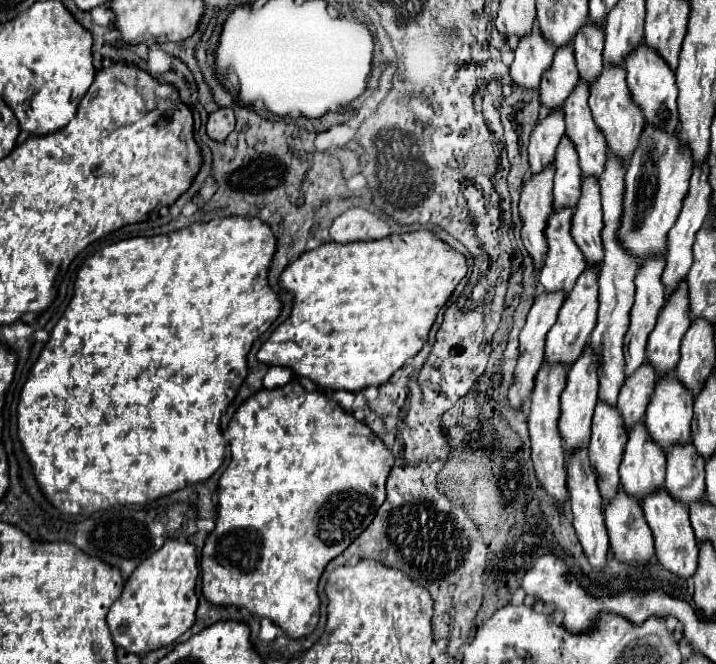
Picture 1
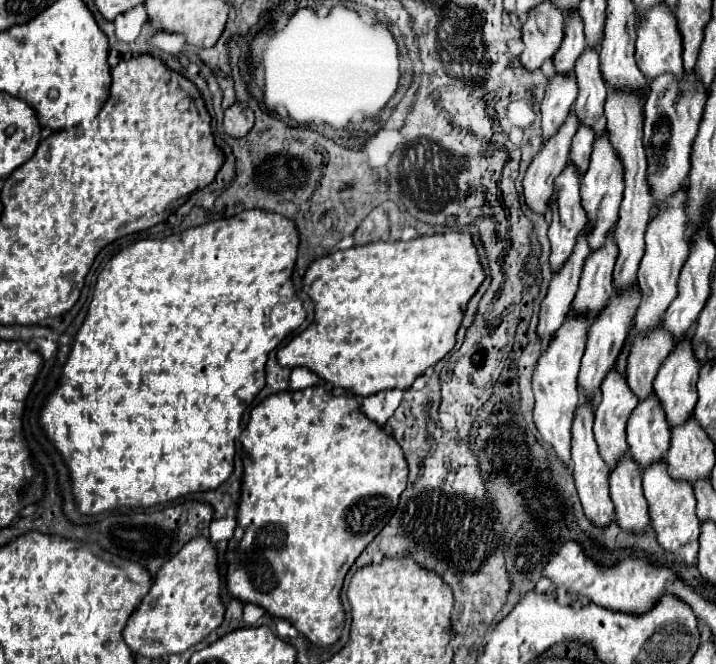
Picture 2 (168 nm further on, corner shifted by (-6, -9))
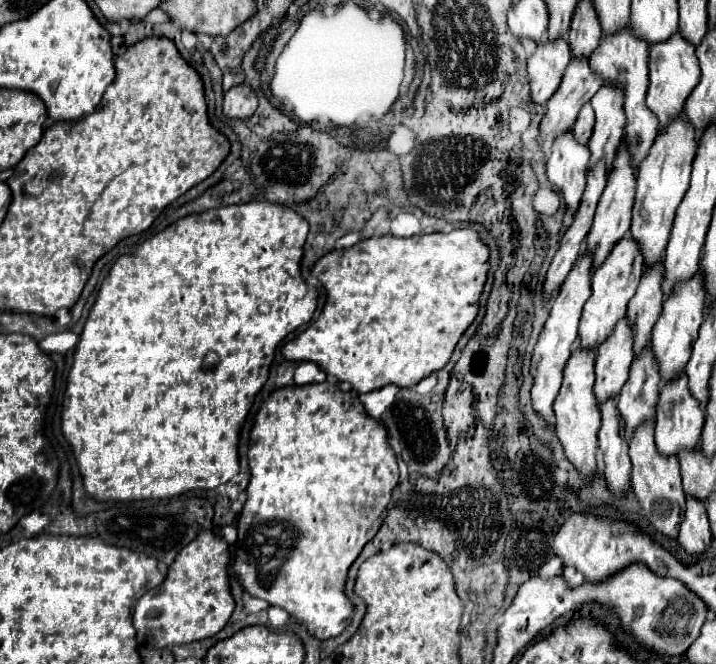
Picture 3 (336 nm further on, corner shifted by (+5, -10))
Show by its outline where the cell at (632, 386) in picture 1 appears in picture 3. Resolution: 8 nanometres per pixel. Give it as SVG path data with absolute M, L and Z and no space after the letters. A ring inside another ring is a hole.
M659 264L641 278L641 284L629 302L627 320L633 326L633 334L635 334L633 336L635 356L639 356L649 346L653 326L661 316L661 306L663 306L661 280L663 280L663 270Z

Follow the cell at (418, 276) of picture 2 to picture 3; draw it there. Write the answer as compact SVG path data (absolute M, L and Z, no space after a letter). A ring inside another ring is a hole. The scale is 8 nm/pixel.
M473 228L451 230L447 234L445 232L419 234L419 236L411 236L411 238L395 238L389 234L387 236L373 236L373 238L361 240L355 246L345 248L345 250L331 250L329 254L319 258L311 270L311 274L321 282L321 286L327 292L327 302L321 310L321 316L305 332L301 332L295 340L287 342L281 348L281 354L285 360L293 360L293 362L315 362L327 376L333 376L341 382L349 382L355 392L371 392L371 390L383 388L387 384L411 388L421 378L429 376L431 372L441 370L447 364L457 340L461 338L461 334L467 330L467 326L473 322L473 318L477 314L477 300L483 292L483 284L487 280L487 270L489 270L489 248L481 242L479 234Z

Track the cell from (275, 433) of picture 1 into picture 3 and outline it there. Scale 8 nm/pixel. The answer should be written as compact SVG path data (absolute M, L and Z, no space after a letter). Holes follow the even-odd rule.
M319 382L319 384L307 384L307 386L285 386L285 388L271 392L271 396L261 404L259 412L255 414L249 438L251 438L251 444L249 444L247 458L249 458L251 478L249 478L249 486L247 486L247 500L237 518L239 538L233 546L233 552L235 552L235 560L233 560L233 568L231 568L233 576L239 580L239 584L243 586L243 590L247 594L269 602L269 606L279 606L279 608L287 610L289 616L293 616L297 622L305 624L307 632L313 638L317 638L317 640L335 638L345 630L345 626L349 624L349 618L353 614L353 606L347 600L347 596L343 594L347 570L353 564L353 560L359 556L363 546L377 534L379 526L383 524L383 518L387 514L387 504L391 498L391 490L399 482L397 458L395 458L395 452L391 450L391 446L387 444L387 432L377 420L367 416L365 408L357 396L353 396L351 392L343 392L337 384Z

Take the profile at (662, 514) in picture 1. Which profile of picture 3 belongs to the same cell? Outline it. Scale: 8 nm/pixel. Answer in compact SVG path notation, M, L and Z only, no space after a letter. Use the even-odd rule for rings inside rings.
M645 422L637 432L633 432L629 444L629 456L633 464L631 472L631 486L633 492L643 506L645 518L651 520L653 528L667 538L677 538L681 516L685 510L685 492L681 486L679 476L679 460L677 458L663 458L653 442L653 422Z

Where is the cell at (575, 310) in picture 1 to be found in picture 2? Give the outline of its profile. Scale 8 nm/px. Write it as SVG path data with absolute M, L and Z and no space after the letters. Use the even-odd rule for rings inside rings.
M610 231L606 243L600 249L592 251L584 261L580 287L574 297L574 313L594 319L602 311L604 303L608 303L608 299L614 293L612 271L614 271L616 257L618 257L618 249Z

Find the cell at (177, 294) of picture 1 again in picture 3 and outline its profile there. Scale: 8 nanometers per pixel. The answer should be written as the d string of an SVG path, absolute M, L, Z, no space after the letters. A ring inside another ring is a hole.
M271 202L233 204L201 214L185 216L139 244L131 254L121 256L109 270L109 276L99 288L97 300L87 316L79 344L75 346L73 366L67 376L65 402L61 412L61 430L67 440L79 474L83 478L85 494L97 502L137 502L137 500L163 500L173 498L189 490L209 490L229 482L239 472L237 462L237 438L243 420L251 408L255 394L261 390L269 376L269 366L275 356L277 344L301 324L307 324L317 308L317 292L309 288L301 278L301 256L309 224L291 208Z

